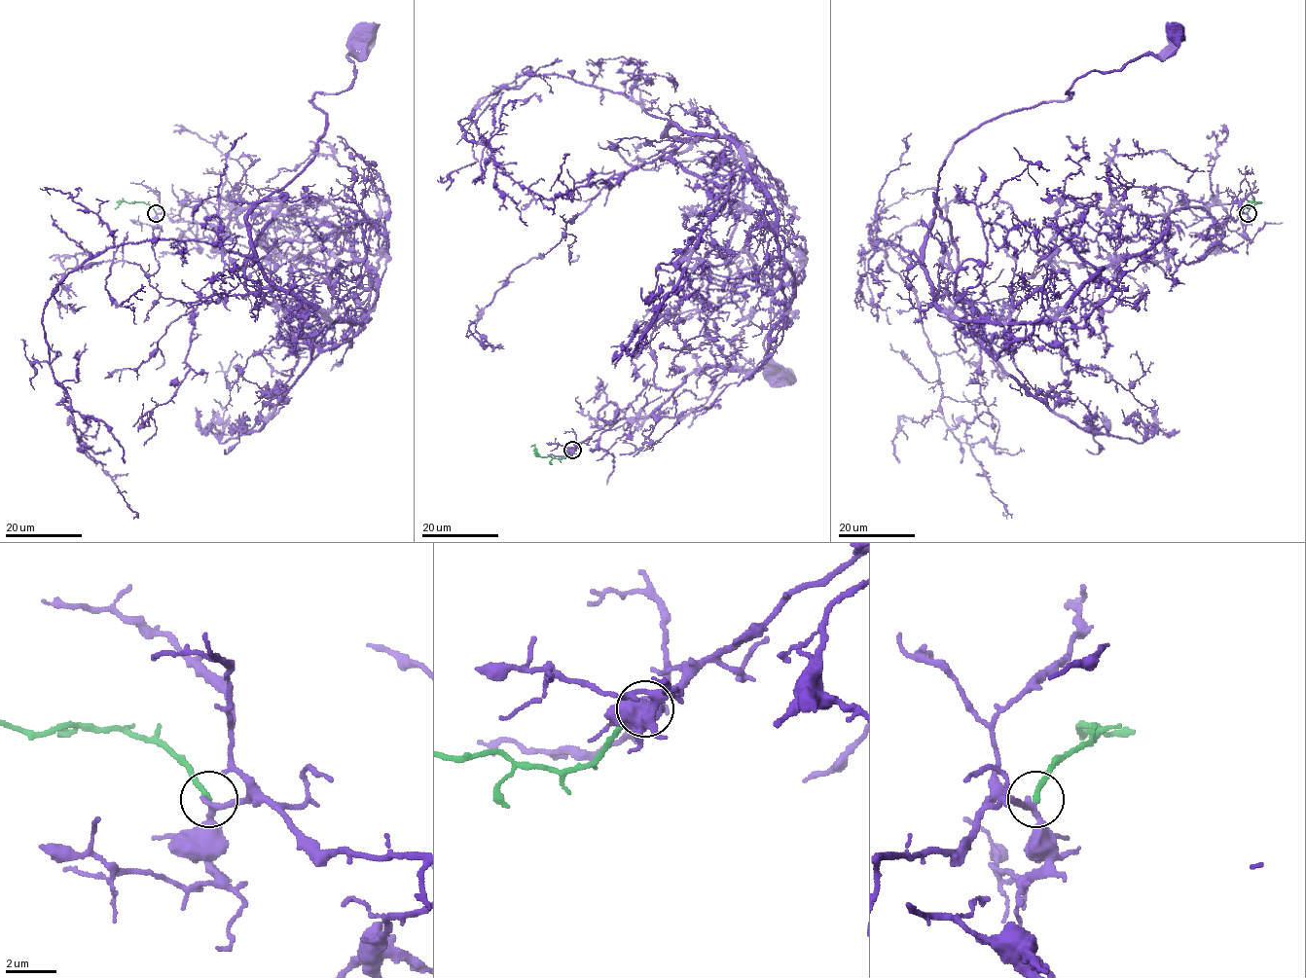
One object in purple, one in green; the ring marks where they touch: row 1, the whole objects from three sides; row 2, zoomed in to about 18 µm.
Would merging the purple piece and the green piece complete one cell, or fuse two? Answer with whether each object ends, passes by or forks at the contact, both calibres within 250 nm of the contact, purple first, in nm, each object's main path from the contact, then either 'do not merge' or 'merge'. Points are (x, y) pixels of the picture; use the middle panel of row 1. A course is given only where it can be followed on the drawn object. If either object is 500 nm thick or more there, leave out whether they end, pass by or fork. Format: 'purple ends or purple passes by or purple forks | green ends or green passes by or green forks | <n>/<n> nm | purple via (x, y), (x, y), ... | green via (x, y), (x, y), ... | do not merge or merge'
purple passes by | green ends | 280/240 nm | purple via (572, 450), (756, 370), (790, 302), (747, 159), (671, 126), (741, 171), (727, 268), (772, 281), (782, 378) | green via (572, 450), (562, 458), (540, 456), (534, 446), (530, 447) | merge

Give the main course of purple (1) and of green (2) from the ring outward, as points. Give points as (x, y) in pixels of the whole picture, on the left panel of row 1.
1: (156, 213), (330, 221), (374, 271), (360, 322), (280, 290), (247, 215), (366, 32)
2: (156, 213), (145, 202), (124, 201), (114, 208)

